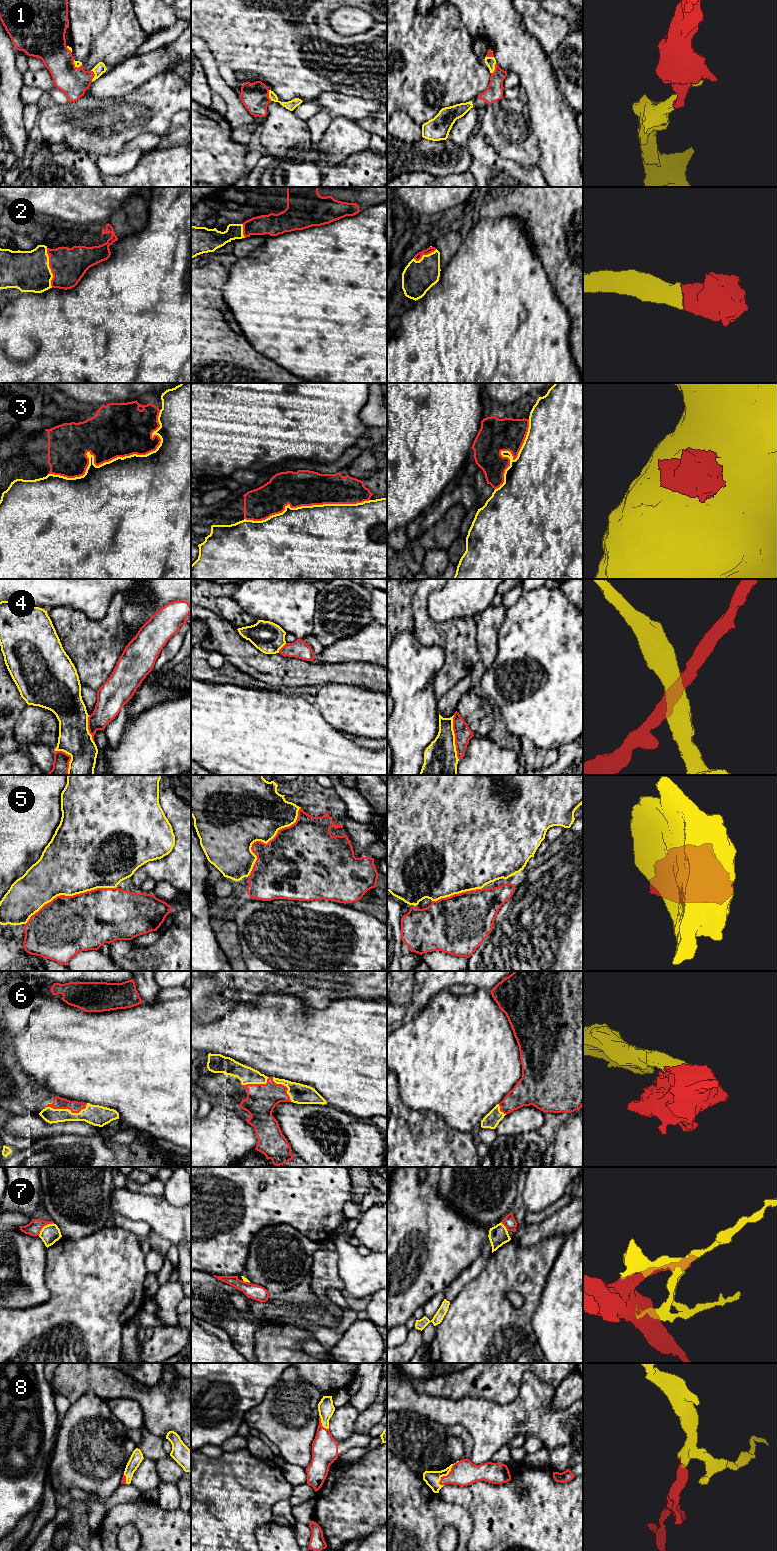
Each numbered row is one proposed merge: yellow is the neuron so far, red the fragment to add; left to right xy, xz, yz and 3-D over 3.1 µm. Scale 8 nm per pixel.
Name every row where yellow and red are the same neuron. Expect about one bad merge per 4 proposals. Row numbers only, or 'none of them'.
1, 2, 6, 8

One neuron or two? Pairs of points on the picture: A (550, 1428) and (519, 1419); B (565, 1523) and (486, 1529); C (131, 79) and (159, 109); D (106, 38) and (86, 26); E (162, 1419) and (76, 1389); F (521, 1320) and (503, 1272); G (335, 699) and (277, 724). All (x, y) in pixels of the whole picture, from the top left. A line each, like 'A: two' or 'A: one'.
A: one
B: one
C: two
D: two
E: one
F: one
G: two

